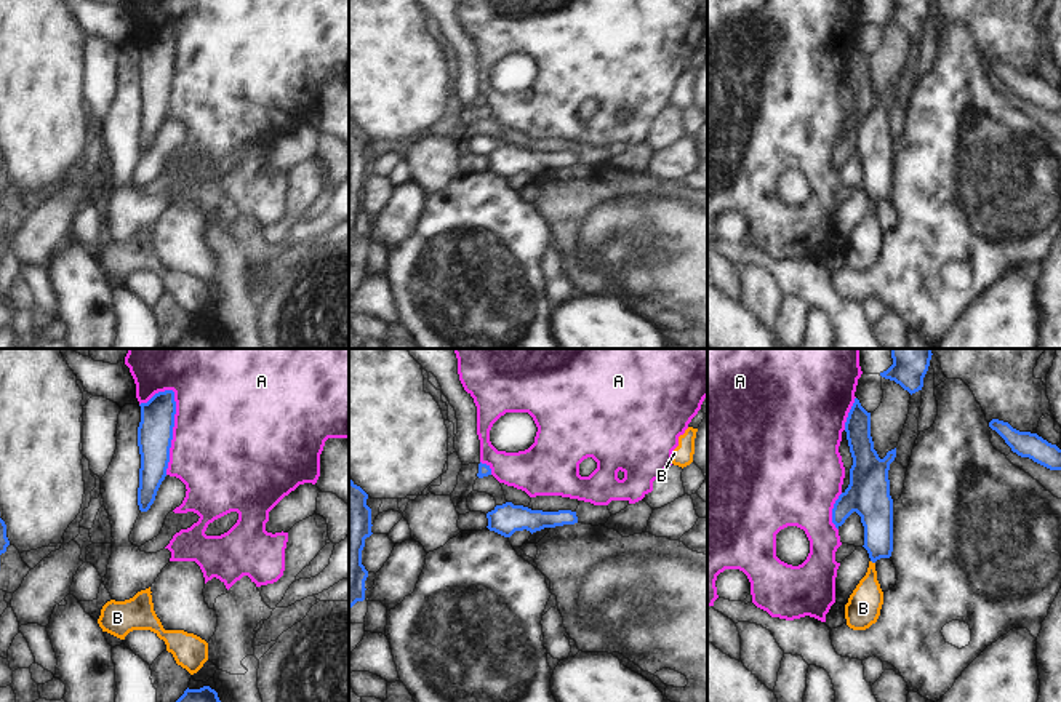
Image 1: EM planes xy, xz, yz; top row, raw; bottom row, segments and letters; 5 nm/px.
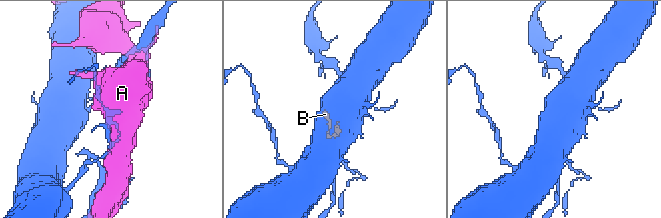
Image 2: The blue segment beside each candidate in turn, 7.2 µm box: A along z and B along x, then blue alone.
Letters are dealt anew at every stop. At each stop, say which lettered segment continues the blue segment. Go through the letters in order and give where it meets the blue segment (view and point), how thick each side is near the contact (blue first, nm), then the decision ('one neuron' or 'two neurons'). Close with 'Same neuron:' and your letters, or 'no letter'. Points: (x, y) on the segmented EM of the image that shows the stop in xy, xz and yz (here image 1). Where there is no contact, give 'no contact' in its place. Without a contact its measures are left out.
A: meets blue in xy at (172, 432); 180 nm thick on the blue side, 500 nm on the other; two neurons
B: meets blue in yz at (872, 562); 170 nm thick on the blue side, 170 nm on the other; one neuron
Same neuron: B

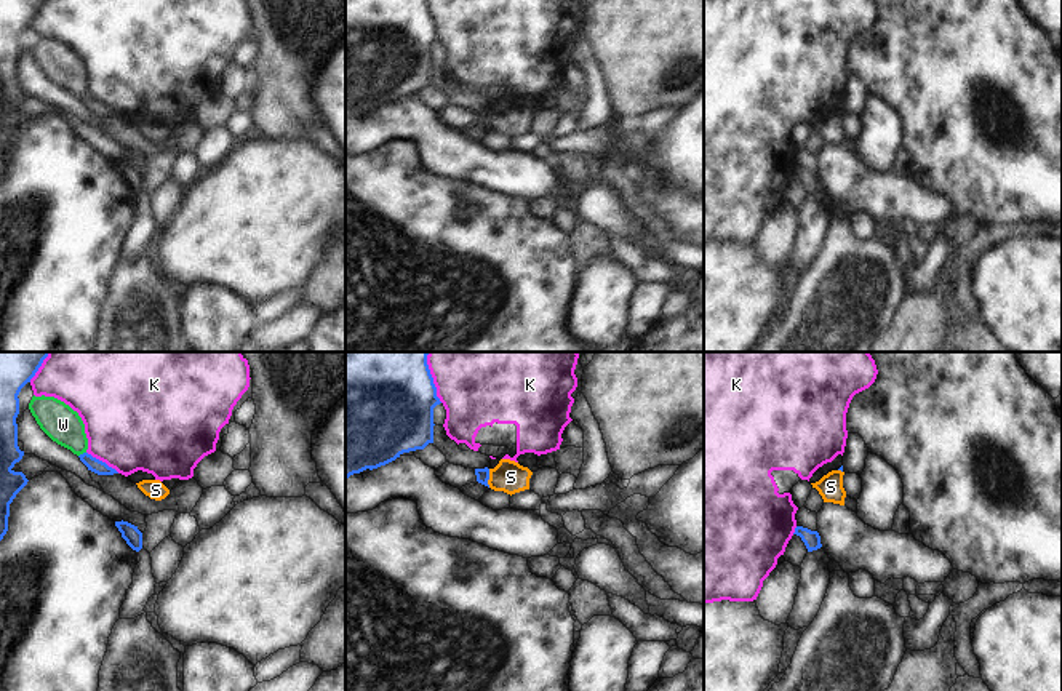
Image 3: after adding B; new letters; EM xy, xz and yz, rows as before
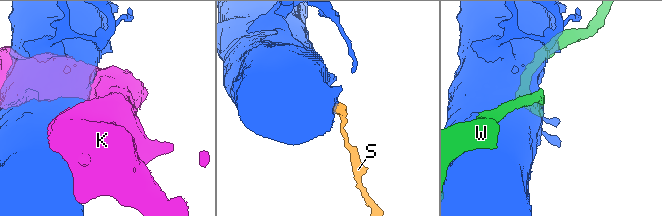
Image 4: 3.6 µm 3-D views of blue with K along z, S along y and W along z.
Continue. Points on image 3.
K: meets blue in xy at (101, 461); 70 nm thick on the blue side, 480 nm on the other; two neurons
S: meets blue in xz at (488, 479); 60 nm thick on the blue side, 160 nm on the other; two neurons
W: meets blue in xy at (83, 453); 70 nm thick on the blue side, 180 nm on the other; two neurons
Same neuron: no letter

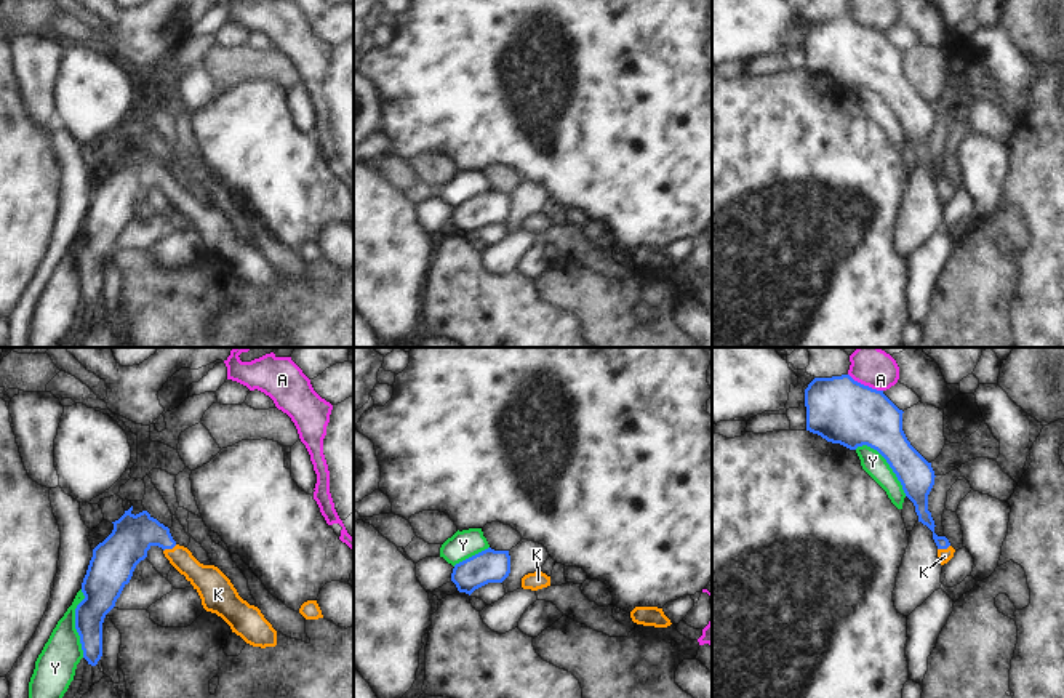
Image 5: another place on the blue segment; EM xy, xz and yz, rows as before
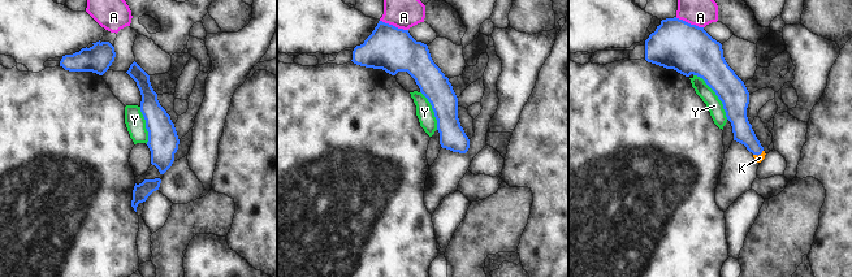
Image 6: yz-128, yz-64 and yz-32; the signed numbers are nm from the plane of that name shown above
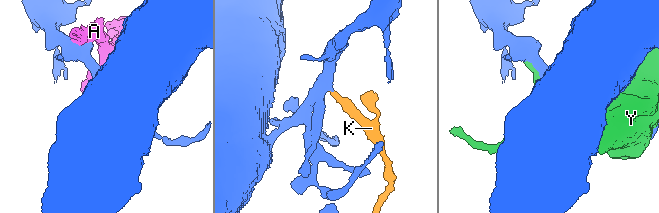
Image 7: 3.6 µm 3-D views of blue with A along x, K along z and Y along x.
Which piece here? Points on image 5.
A: meets blue in yz at (866, 386); 320 nm thick on the blue side, 200 nm on the other; two neurons
K: meets blue in xy at (170, 548); 200 nm thick on the blue side, 160 nm on the other; one neuron
Y: meets blue in xy at (76, 623); 200 nm thick on the blue side, 200 nm on the other; two neurons
Same neuron: K

